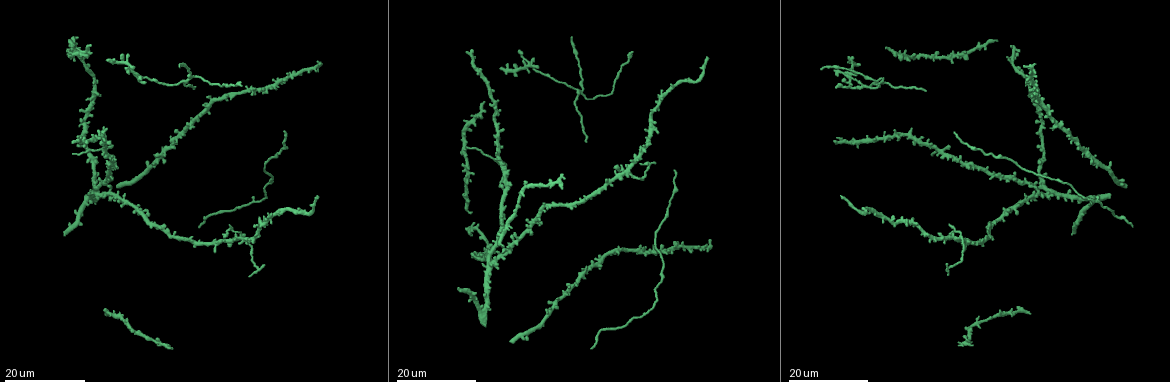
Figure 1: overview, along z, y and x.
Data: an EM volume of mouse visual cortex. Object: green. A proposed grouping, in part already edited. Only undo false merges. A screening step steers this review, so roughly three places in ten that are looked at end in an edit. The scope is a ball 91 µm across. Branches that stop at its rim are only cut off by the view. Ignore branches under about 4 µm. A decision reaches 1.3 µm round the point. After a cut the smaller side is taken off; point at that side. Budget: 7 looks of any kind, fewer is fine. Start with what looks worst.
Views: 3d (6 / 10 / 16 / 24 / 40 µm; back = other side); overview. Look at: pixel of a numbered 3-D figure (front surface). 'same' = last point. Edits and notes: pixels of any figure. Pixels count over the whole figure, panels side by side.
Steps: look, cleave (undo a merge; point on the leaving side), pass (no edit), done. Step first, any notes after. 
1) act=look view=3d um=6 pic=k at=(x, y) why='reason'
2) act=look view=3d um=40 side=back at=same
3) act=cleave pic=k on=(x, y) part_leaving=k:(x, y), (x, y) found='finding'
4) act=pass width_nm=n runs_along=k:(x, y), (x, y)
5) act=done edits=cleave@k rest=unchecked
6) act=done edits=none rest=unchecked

act=look view=3d um=24 pic=1 at=(253, 91) why='four arms meet'

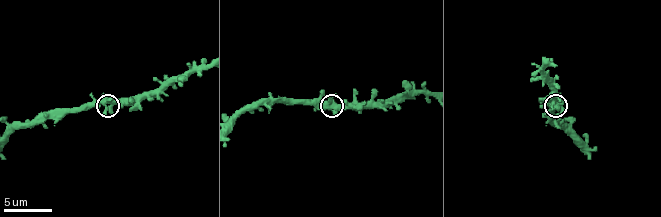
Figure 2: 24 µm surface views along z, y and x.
act=look view=3d um=6 pic=2 at=(105, 104)

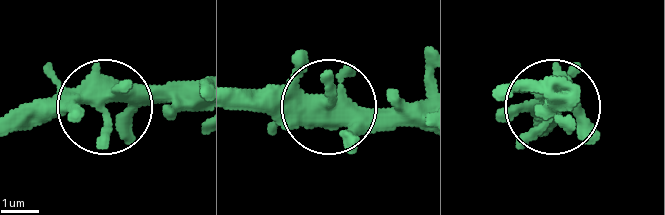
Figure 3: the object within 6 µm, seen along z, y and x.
act=pass side_arm_um=22 runs_along=3:(13, 130), (128, 98), (195, 98) found='continuous, no second cell'

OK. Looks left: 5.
act=look view=3d um=24 pic=1 at=(137, 74) why='four-way junction'

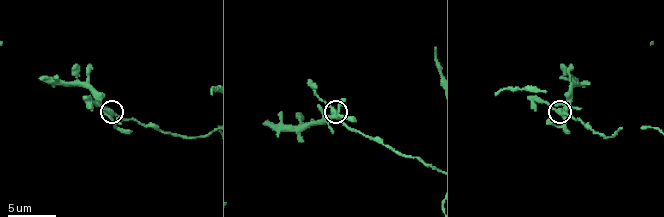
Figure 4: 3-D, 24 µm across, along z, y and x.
act=look view=3d um=10 pic=4 at=(113, 114) why='zoom in'

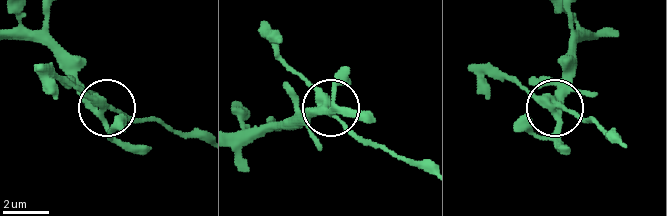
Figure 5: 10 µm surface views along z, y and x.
act=cleave pic=5 on=(350, 128) arms=4 part_leaving=5:(556, 103), (613, 138) found='a second cell is stuck on'

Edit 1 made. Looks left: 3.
act=look view=overview

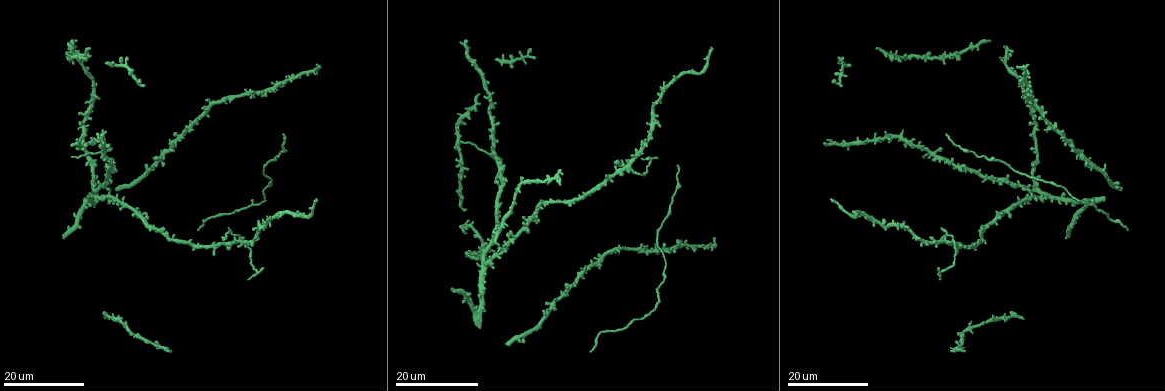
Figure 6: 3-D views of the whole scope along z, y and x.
act=look view=3d um=16 pic=6 at=(643, 316) why='three arms meet'

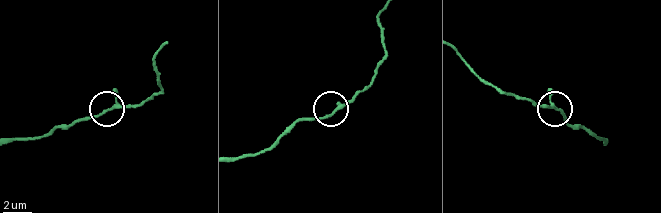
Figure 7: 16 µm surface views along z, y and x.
act=look view=3d um=6 pic=7 at=(334, 113) why='zoom in'

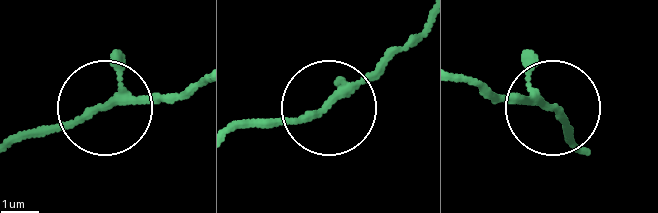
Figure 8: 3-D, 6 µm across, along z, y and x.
act=pass arms=3 runs_along=8:(198, 78), (17, 139) found='continuous, no second cell'

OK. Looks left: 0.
act=done edits=cleave@5 rest=unchecked

